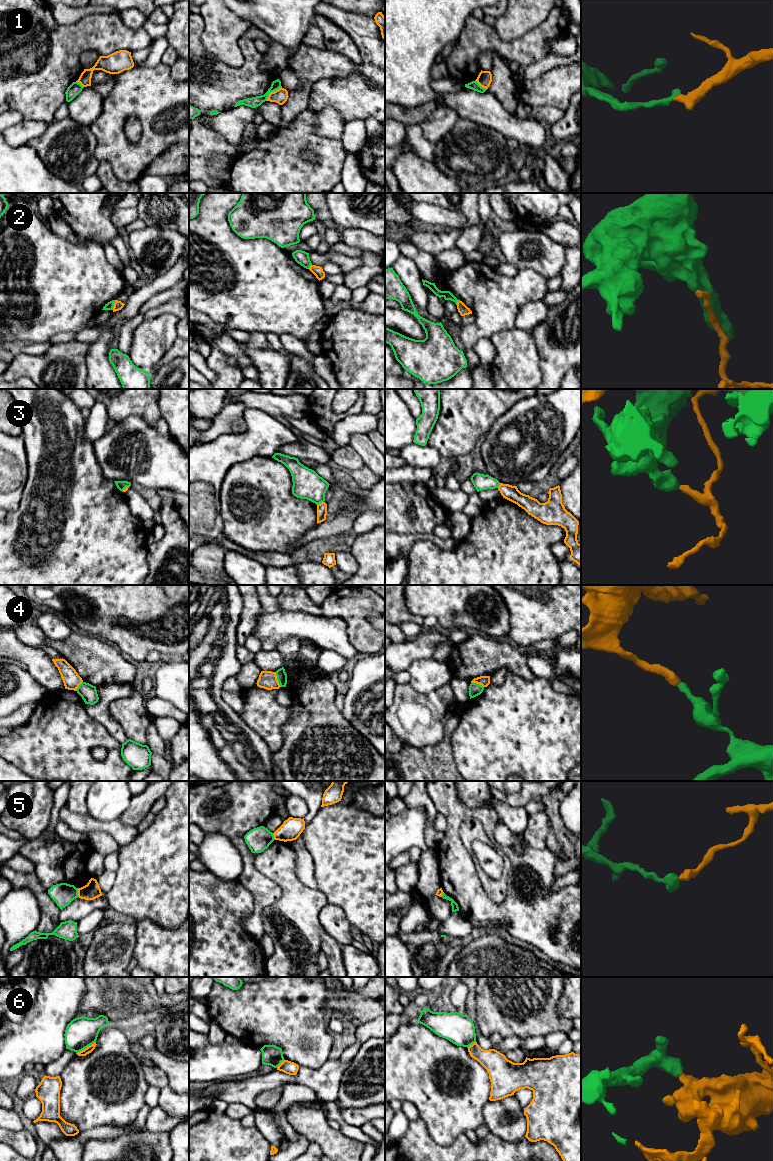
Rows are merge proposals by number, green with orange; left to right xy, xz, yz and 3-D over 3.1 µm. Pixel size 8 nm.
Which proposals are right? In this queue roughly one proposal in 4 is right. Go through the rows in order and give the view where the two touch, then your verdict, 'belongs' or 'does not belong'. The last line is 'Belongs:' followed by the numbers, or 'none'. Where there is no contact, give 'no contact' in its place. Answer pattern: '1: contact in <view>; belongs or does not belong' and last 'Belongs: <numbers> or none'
1: contact in xz; does not belong
2: contact in xy; does not belong
3: contact in xz; does not belong
4: contact in xz; does not belong
5: contact in xy; does not belong
6: contact in xy; does not belong
Belongs: none

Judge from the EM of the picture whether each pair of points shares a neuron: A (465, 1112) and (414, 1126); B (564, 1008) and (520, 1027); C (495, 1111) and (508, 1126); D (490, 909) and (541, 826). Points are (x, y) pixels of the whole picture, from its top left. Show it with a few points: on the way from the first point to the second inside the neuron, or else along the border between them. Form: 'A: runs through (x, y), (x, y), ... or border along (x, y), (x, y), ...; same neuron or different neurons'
A: border along (420, 1118), (425, 1124), (428, 1134), (438, 1143); different neurons
B: border along (564, 987), (557, 1011), (570, 1019); different neurons
C: runs through (499, 1115), (506, 1122); same neuron
D: border along (523, 838), (535, 848), (544, 849), (546, 847); different neurons

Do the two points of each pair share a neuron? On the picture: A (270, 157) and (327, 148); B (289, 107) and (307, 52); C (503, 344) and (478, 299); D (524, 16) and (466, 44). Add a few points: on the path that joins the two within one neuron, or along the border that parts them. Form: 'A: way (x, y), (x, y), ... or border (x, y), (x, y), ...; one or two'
A: way (284, 151), (290, 145), (313, 145); one
B: way (301, 93), (307, 77), (307, 66); one
C: border (514, 328), (494, 333), (489, 338); two
D: border (494, 25), (497, 34), (503, 40), (518, 38); two

